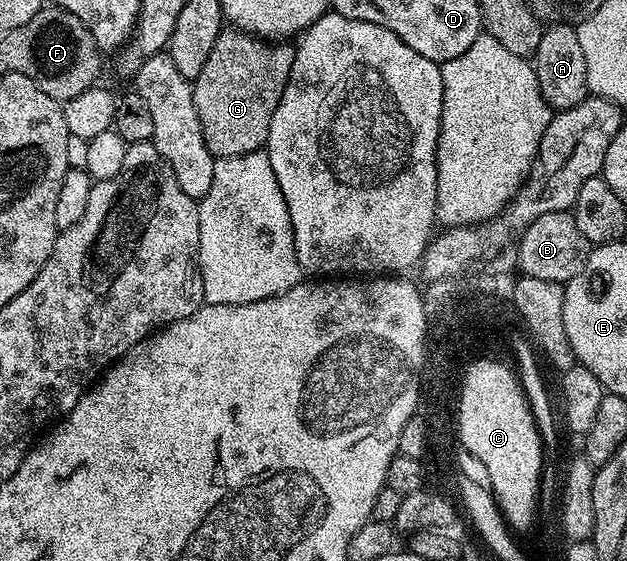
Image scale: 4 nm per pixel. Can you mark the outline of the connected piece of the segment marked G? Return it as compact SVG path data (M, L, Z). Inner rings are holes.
M235 27L220 30L210 59L206 59L192 82L194 107L198 107L202 135L213 157L237 157L267 146L270 119L274 119L274 111L290 79L295 54L295 48L288 43L266 41Z

